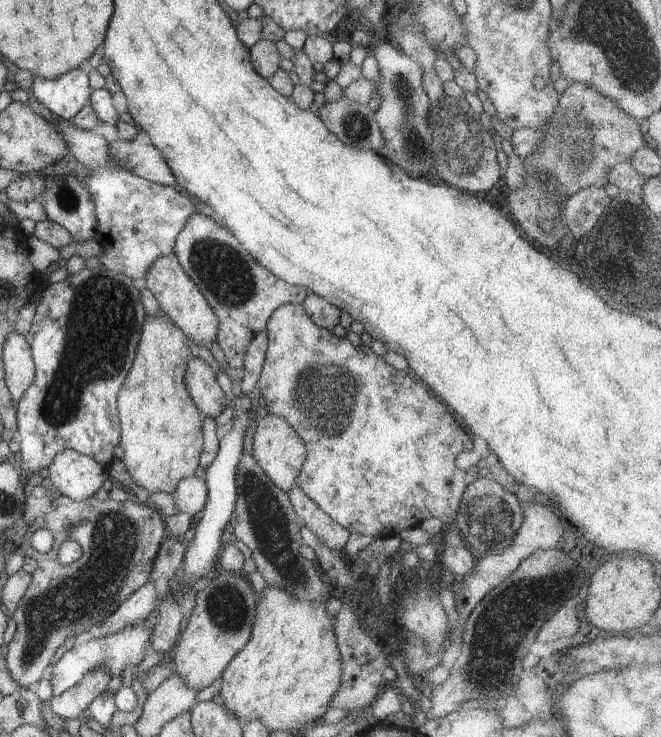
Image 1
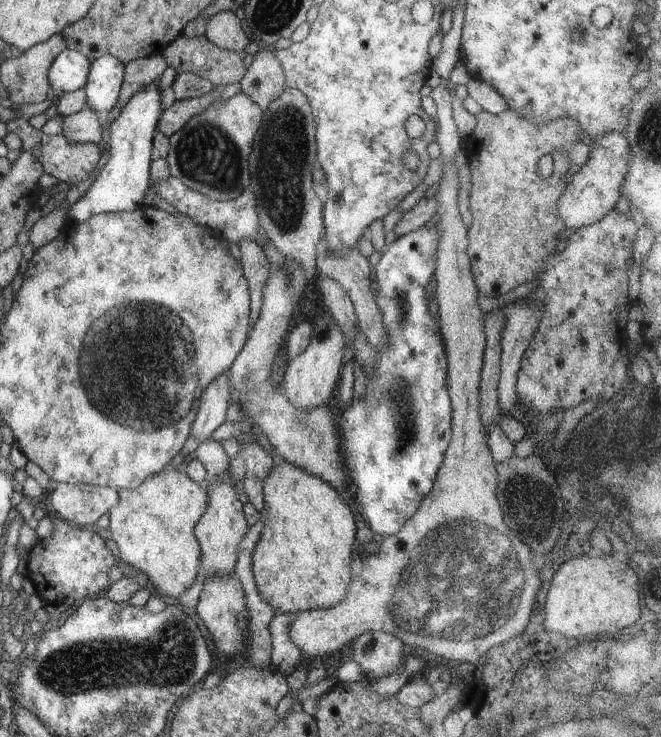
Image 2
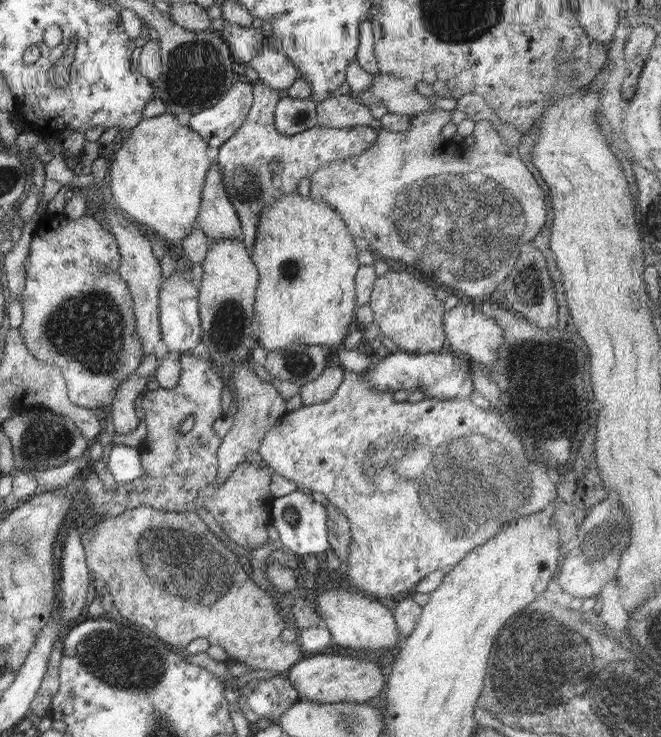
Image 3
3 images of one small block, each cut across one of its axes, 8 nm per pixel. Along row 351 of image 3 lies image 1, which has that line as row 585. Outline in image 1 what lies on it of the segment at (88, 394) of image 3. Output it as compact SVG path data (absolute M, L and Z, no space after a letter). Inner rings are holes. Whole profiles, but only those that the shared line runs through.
M60 495L51 502L48 514L28 524L20 549L24 555L35 559L38 566L32 574L32 584L12 613L16 632L8 643L5 658L12 680L24 690L28 690L32 684L36 685L66 638L100 624L128 596L144 586L150 580L156 555L167 536L163 514L138 502L136 498L120 502L90 496L76 502L66 495ZM37 528L46 528L54 535L54 547L48 553L40 554L30 546L30 538ZM67 538L80 544L82 556L64 565L56 558L58 548Z

